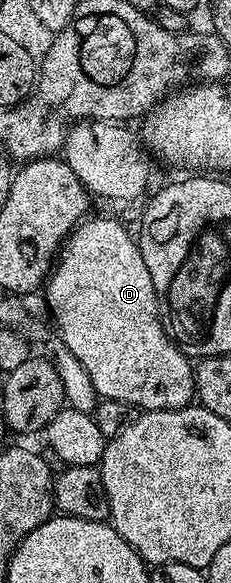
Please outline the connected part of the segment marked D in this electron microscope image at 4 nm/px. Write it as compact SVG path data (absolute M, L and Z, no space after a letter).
M87 217L62 243L45 283L46 302L54 313L59 336L87 369L99 399L115 398L137 406L139 411L179 410L195 401L194 366L191 359L166 334L158 313L158 297L152 275L138 247L137 237L114 218Z

